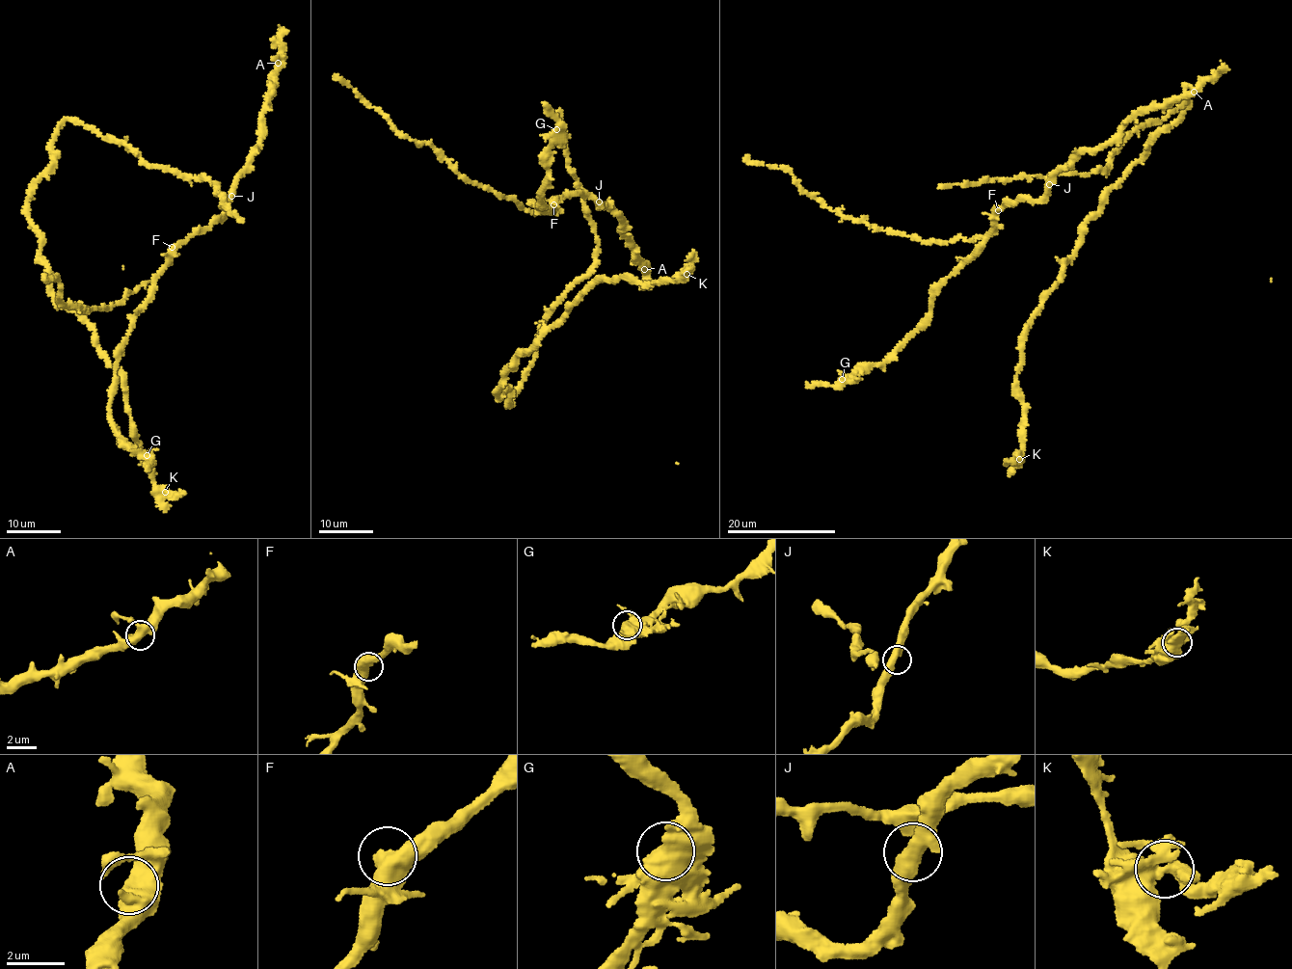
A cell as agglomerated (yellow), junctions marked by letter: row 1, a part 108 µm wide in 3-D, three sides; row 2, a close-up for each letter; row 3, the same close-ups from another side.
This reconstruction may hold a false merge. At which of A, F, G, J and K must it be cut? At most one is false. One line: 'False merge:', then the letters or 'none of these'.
False merge: K

